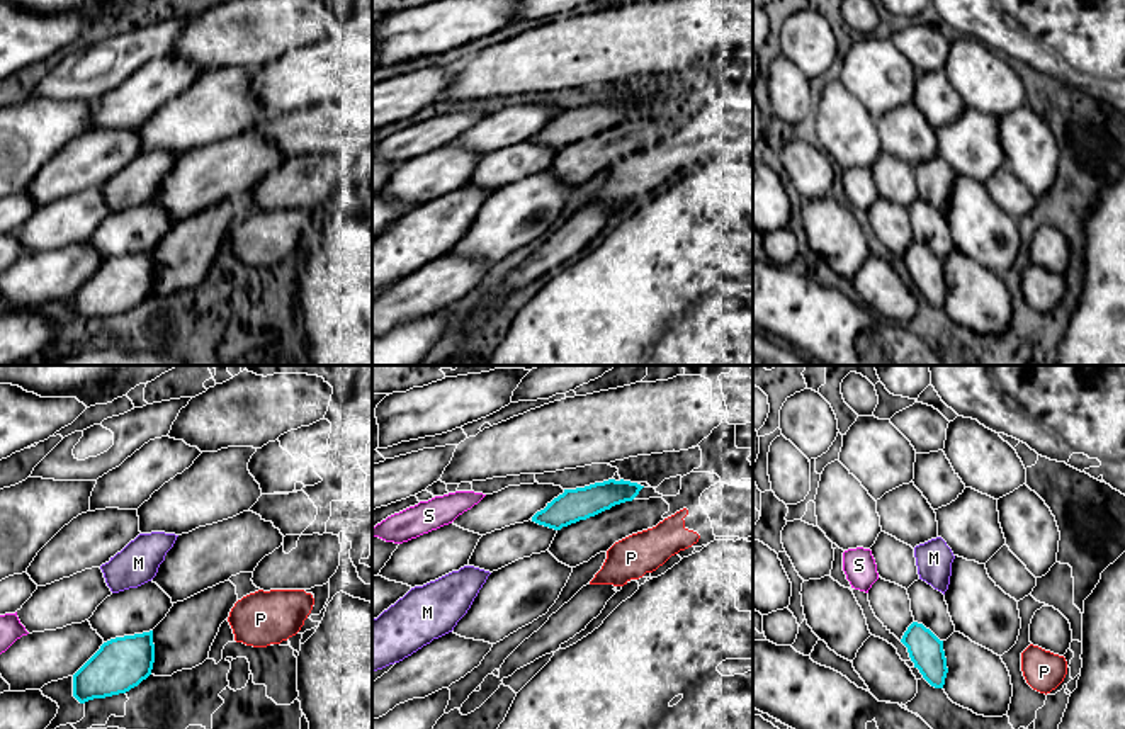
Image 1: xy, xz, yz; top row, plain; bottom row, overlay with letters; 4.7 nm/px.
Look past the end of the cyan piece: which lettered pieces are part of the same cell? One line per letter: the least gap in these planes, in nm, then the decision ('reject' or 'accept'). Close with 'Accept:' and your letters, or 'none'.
M: 180 nm | reject
P: 150 nm | reject
S: 240 nm | reject
Accept: none

